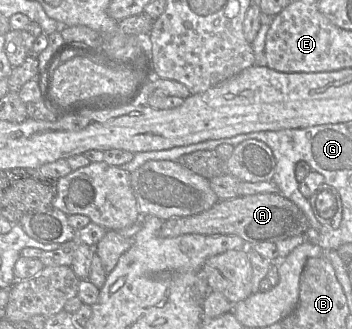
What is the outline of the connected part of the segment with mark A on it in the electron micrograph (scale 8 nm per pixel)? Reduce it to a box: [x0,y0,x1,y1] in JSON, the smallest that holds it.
[160,192,310,243]

